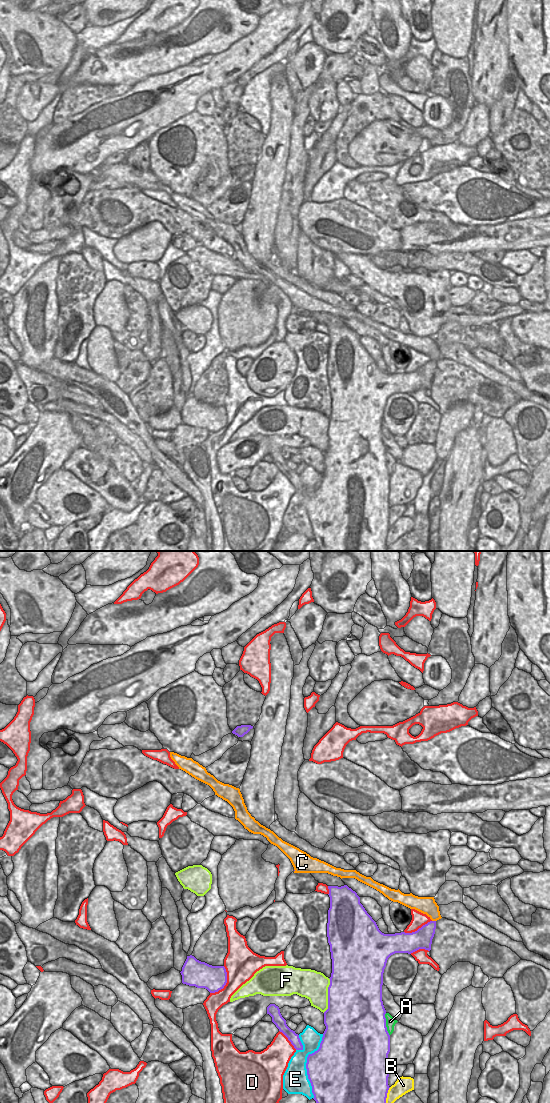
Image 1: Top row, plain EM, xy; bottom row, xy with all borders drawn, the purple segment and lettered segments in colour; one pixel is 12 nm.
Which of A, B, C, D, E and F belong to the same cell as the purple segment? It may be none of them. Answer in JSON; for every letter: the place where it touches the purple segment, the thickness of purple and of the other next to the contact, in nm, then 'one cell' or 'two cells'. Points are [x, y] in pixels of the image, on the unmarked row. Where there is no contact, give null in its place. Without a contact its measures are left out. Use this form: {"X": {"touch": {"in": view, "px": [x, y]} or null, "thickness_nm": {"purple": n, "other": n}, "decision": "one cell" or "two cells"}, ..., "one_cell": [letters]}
{"A": {"touch": {"in": "xy", "px": [385, 464]}, "thickness_nm": {"purple": 500, "other": 120}, "decision": "two cells"}, "B": {"touch": {"in": "xy", "px": [386, 537]}, "thickness_nm": {"purple": 500, "other": 200}, "decision": "two cells"}, "C": {"touch": {"in": "xy", "px": [434, 361]}, "thickness_nm": {"purple": 240, "other": 220}, "decision": "two cells"}, "D": {"touch": {"in": "xy", "px": [226, 422]}, "thickness_nm": {"purple": 320, "other": 360}, "decision": "two cells"}, "E": {"touch": {"in": "xy", "px": [306, 505]}, "thickness_nm": {"purple": 480, "other": 320}, "decision": "two cells"}, "F": {"touch": {"in": "xy", "px": [328, 435]}, "thickness_nm": {"purple": 500, "other": 340}, "decision": "two cells"}, "one_cell": []}

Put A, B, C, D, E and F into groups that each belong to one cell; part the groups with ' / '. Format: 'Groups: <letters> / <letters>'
Groups: A / B / C / D / E / F

